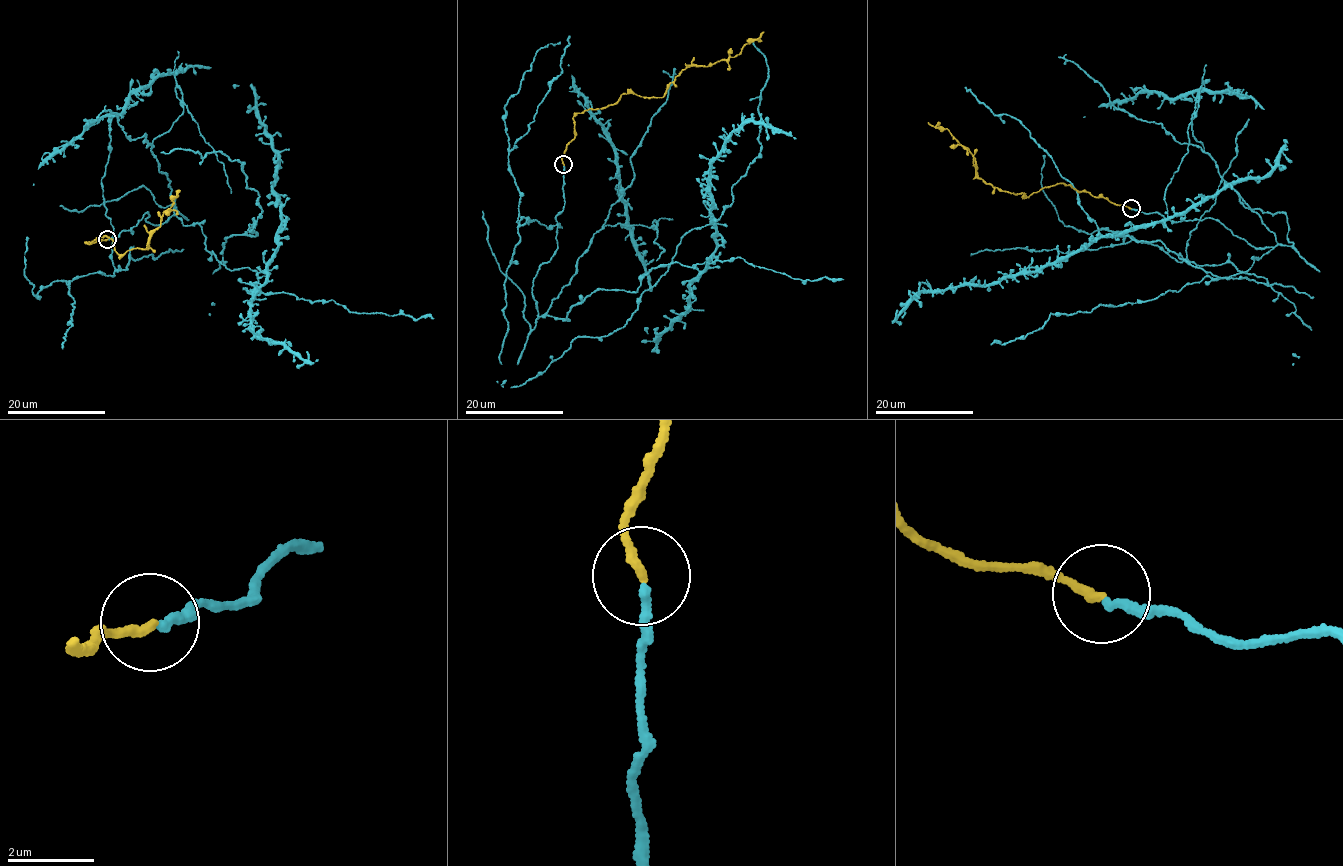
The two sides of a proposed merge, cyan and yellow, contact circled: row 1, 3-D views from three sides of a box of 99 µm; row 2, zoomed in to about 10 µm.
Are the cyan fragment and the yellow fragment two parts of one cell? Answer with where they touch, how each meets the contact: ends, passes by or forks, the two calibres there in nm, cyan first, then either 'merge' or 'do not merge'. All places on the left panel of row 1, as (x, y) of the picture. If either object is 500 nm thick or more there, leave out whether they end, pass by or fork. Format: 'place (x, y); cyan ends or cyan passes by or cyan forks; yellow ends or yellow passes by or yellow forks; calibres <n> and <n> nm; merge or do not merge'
place (107, 239); cyan ends; yellow ends; calibres 200 and 200 nm; merge

